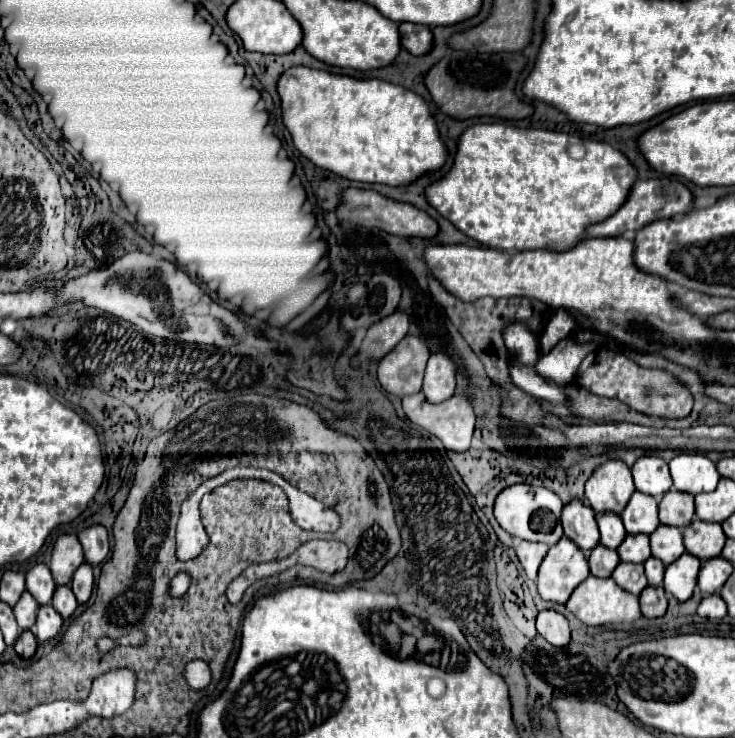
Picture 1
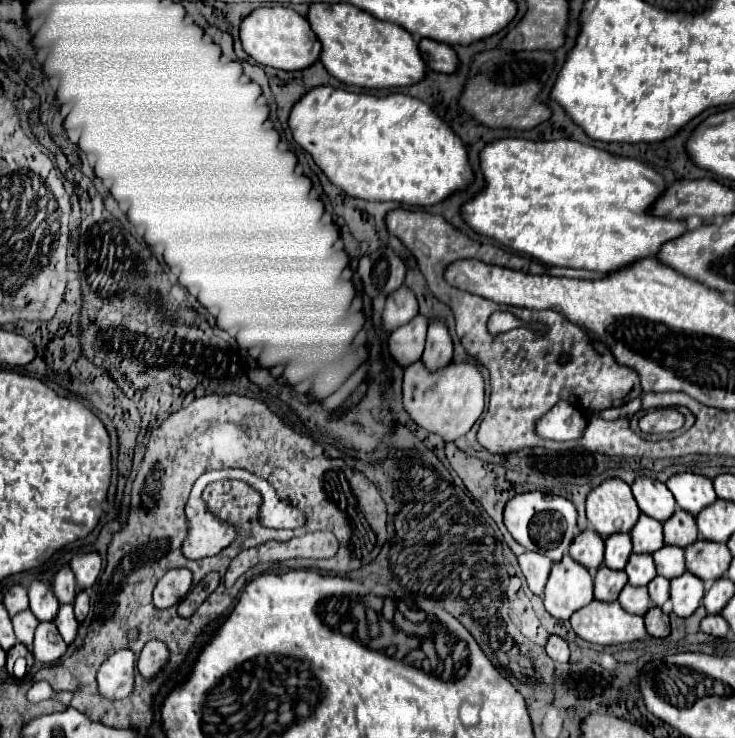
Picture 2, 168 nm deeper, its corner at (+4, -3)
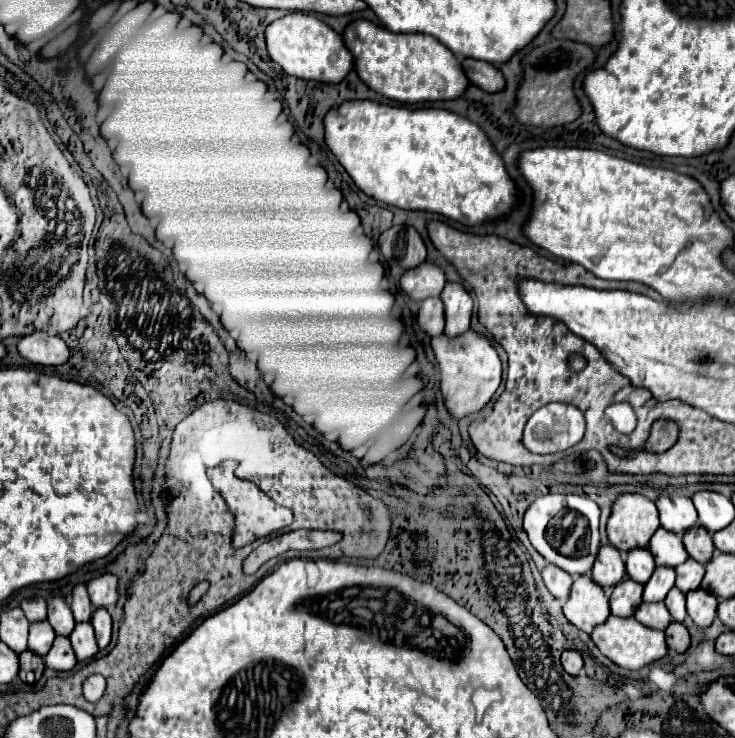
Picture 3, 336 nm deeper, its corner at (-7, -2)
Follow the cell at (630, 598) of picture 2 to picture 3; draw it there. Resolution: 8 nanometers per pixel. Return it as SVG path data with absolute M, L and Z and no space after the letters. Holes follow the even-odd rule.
M642 603L634 617L642 625L646 625L650 629L658 629L658 631L664 631L672 623L672 617L664 603Z

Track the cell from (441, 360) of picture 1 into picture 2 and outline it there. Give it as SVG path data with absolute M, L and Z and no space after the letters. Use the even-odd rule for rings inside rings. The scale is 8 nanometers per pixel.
M433 320L427 330L427 346L423 352L423 362L431 370L441 370L453 360L453 342L441 320Z

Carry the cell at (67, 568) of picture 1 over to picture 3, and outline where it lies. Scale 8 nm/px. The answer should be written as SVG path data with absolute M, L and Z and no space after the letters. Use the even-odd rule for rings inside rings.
M78 585L72 593L74 601L72 601L72 613L74 613L74 619L76 623L82 623L82 621L90 621L94 609L92 609L92 603L90 603L90 597L86 593L86 587L84 585Z

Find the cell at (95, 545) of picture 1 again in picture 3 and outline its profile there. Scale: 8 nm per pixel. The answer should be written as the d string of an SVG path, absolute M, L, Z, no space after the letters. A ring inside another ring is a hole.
M102 575L88 583L88 595L94 609L108 609L118 603L118 579L114 575Z

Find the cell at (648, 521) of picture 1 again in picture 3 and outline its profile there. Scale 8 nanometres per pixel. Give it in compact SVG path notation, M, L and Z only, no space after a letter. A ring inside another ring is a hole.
M658 529L650 541L650 553L656 559L656 565L664 565L664 567L676 567L682 565L684 561L688 561L688 553L684 549L682 537L676 533L668 533L666 529Z

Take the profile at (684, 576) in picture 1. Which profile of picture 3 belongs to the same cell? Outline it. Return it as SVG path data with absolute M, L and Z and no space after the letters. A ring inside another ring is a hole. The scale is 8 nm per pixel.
M696 589L696 591L688 593L686 599L688 599L688 615L692 617L692 621L702 629L710 627L712 621L716 619L718 599L712 597L710 593L706 593L704 589Z

